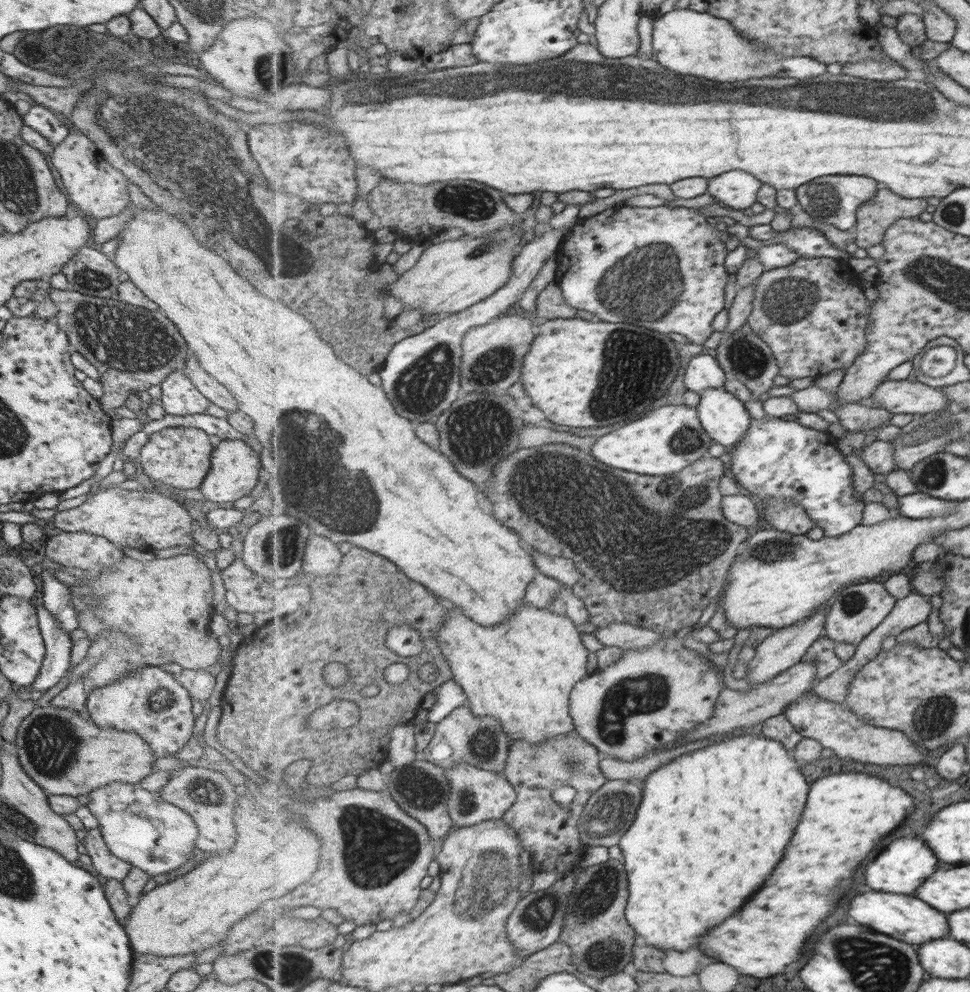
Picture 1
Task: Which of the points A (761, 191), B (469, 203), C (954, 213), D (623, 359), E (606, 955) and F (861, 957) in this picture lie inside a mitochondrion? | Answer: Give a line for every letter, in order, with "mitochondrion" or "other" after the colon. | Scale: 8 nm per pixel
A: other
B: mitochondrion
C: mitochondrion
D: mitochondrion
E: mitochondrion
F: mitochondrion

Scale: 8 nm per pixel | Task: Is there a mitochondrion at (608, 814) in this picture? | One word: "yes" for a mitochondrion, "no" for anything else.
yes

